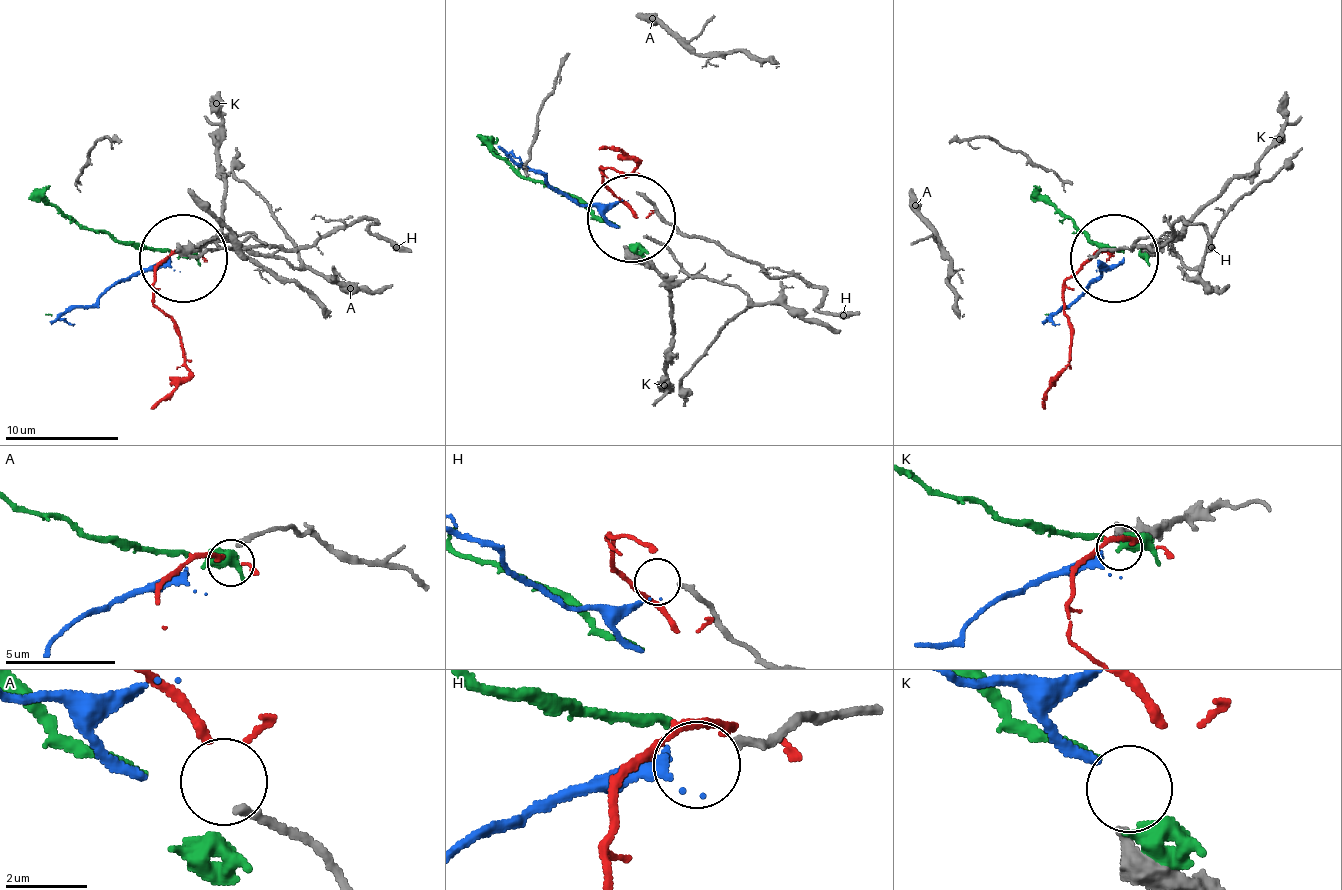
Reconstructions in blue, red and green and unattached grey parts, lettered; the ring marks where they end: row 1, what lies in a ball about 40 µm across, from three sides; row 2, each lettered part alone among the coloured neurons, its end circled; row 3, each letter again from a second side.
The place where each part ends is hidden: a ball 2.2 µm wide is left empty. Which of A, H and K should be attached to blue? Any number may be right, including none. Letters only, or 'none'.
K

